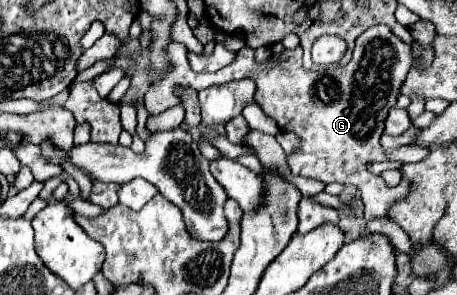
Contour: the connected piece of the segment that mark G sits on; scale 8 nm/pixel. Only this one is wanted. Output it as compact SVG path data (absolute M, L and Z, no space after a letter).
M371 26L357 38L353 60L343 68L307 71L303 68L302 57L303 49L299 45L295 50L285 50L273 66L269 66L269 62L257 64L255 50L245 46L237 52L229 66L213 73L197 73L189 66L186 46L173 42L169 46L173 66L159 82L149 85L144 105L151 117L180 104L181 96L175 88L205 90L207 86L225 84L229 80L255 78L257 104L261 110L273 118L283 132L293 132L301 140L299 150L287 156L291 172L327 184L353 184L361 190L365 220L387 218L391 206L409 194L409 183L402 180L395 188L387 186L381 176L367 172L367 164L381 161L419 162L430 152L428 148L419 148L414 144L392 150L383 150L379 144L383 122L397 102L403 78L411 68L411 46L401 42L387 26Z

